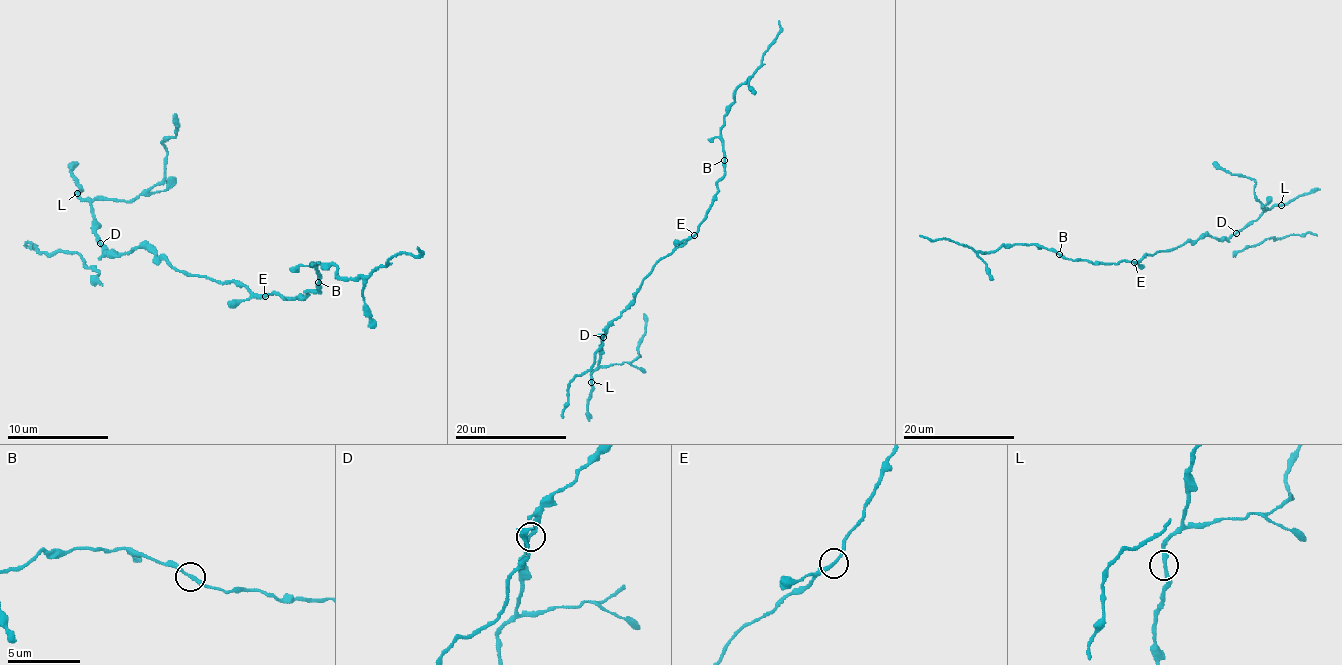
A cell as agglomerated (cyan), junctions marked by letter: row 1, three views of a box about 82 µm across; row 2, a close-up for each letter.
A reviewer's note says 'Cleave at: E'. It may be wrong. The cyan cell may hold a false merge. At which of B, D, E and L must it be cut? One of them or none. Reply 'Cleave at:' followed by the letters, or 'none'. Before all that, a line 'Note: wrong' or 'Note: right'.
Note: wrong
Cleave at: none

